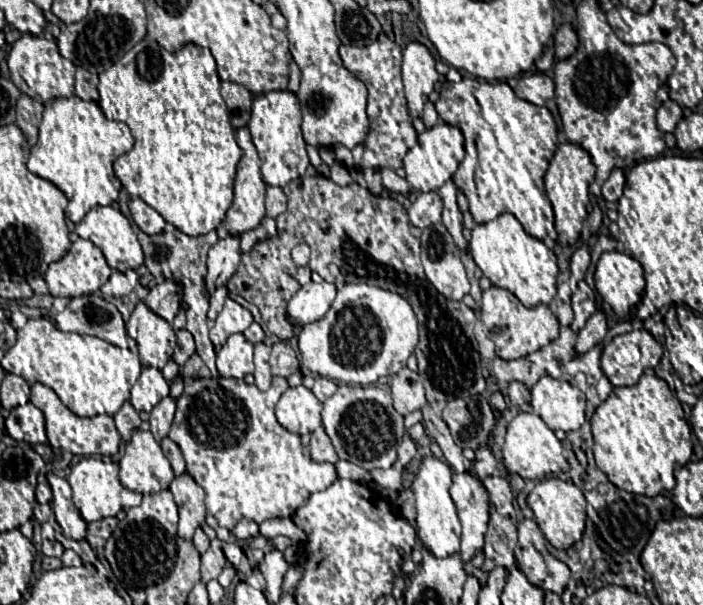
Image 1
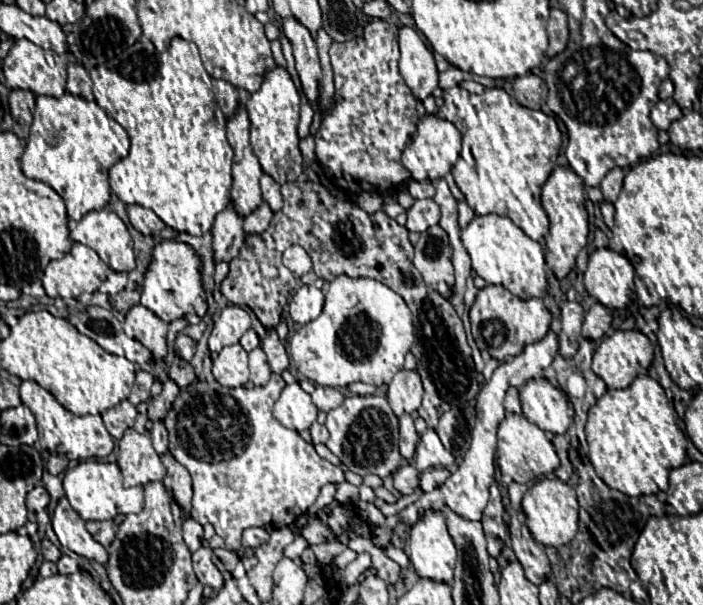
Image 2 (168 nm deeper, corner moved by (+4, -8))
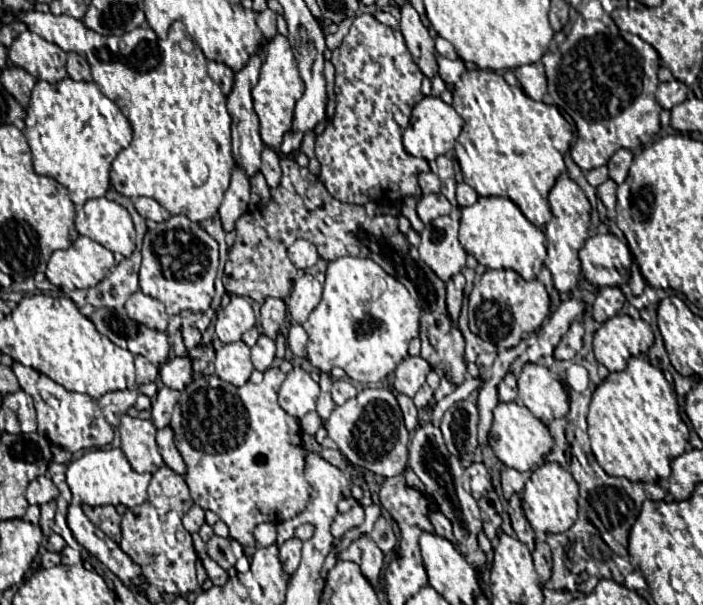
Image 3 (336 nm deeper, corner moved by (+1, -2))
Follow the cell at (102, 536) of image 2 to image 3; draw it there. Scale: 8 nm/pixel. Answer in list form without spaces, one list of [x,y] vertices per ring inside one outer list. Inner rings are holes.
[[[83,504],[83,512],[85,516],[97,526],[101,528],[111,540],[119,542],[121,540],[121,516],[117,514],[115,506],[85,506]]]

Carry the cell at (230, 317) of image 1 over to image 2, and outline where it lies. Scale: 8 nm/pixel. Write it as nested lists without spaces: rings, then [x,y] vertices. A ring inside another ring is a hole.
[[[228,304],[222,308],[218,320],[214,322],[214,328],[208,338],[210,352],[220,352],[224,346],[238,344],[242,334],[250,328],[250,316],[240,306]]]

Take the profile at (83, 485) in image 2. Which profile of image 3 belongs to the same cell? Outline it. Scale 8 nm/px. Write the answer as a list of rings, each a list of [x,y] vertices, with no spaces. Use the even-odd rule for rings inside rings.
[[[121,448],[111,450],[91,450],[83,454],[81,458],[69,462],[67,466],[67,484],[73,492],[73,496],[79,496],[83,504],[89,506],[117,506],[125,504],[127,508],[139,506],[147,500],[147,486],[149,486],[151,474],[139,474],[131,468],[127,456],[121,452]]]

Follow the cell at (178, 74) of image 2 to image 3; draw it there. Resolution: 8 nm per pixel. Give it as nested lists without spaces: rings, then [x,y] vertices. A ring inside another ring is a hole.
[[[31,10],[31,12],[23,12],[19,18],[27,24],[29,30],[57,44],[65,52],[79,50],[79,54],[87,58],[93,80],[97,82],[99,90],[109,100],[113,100],[131,122],[133,140],[125,150],[119,152],[111,168],[113,188],[127,198],[137,198],[137,196],[155,198],[171,214],[183,214],[191,222],[203,222],[207,218],[213,218],[223,202],[225,190],[229,188],[231,170],[235,166],[231,154],[231,116],[225,106],[227,104],[225,94],[207,74],[207,58],[203,50],[199,46],[193,46],[191,52],[181,50],[181,40],[185,36],[191,38],[185,30],[185,24],[181,20],[173,22],[173,26],[169,28],[169,36],[165,40],[157,38],[157,34],[151,28],[137,28],[119,38],[115,36],[97,38],[97,32],[89,30],[87,26],[83,26],[81,20],[73,16],[65,16],[65,14],[55,16],[51,12],[45,14],[45,12]],[[99,40],[105,40],[103,52],[99,50]],[[133,184],[135,184],[135,192],[133,192]]]

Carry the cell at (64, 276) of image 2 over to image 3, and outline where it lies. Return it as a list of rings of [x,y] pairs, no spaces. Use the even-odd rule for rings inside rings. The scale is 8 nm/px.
[[[79,236],[69,248],[55,250],[45,276],[63,292],[99,284],[115,264],[113,254],[87,236]]]

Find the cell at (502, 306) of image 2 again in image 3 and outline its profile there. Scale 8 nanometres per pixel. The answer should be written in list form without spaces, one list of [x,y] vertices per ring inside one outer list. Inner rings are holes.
[[[487,270],[469,296],[469,330],[499,348],[513,348],[549,316],[549,294],[539,280],[523,280],[515,270]]]

